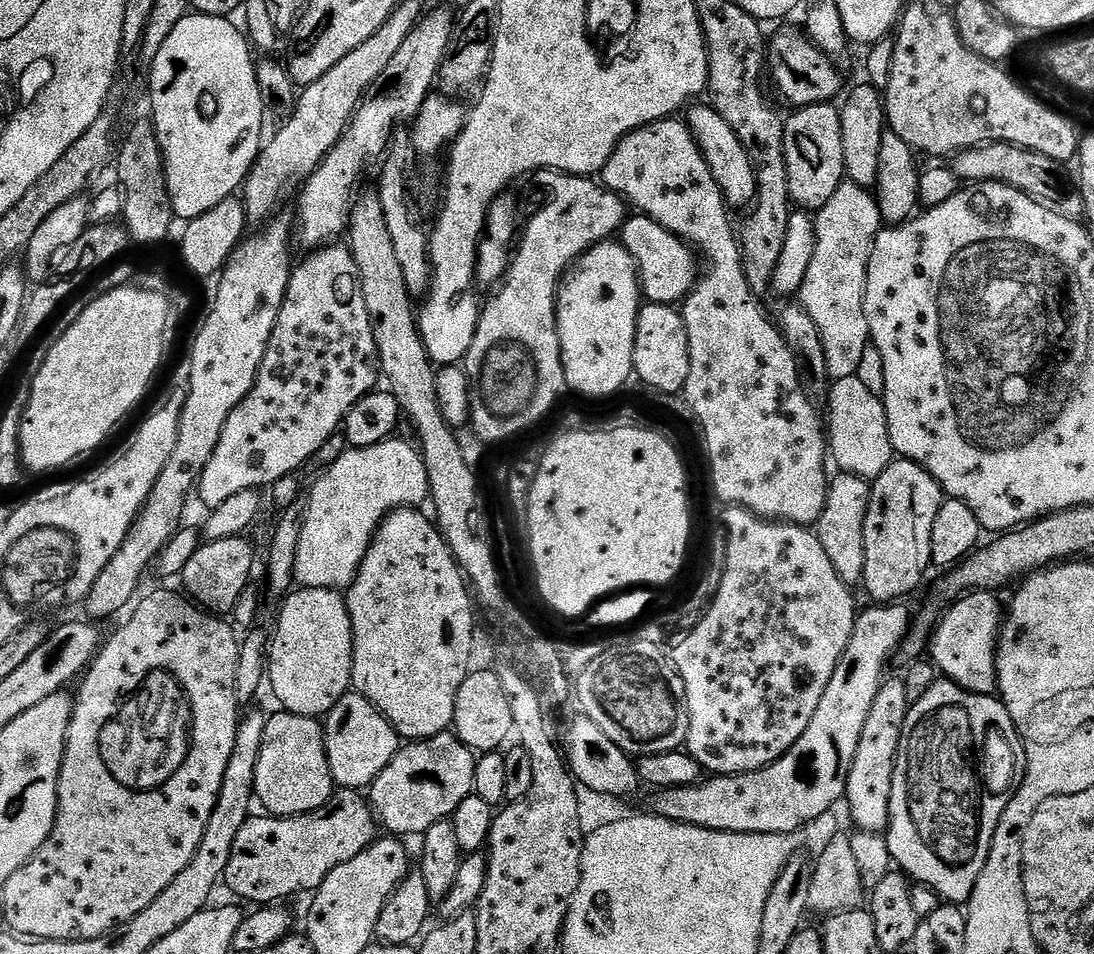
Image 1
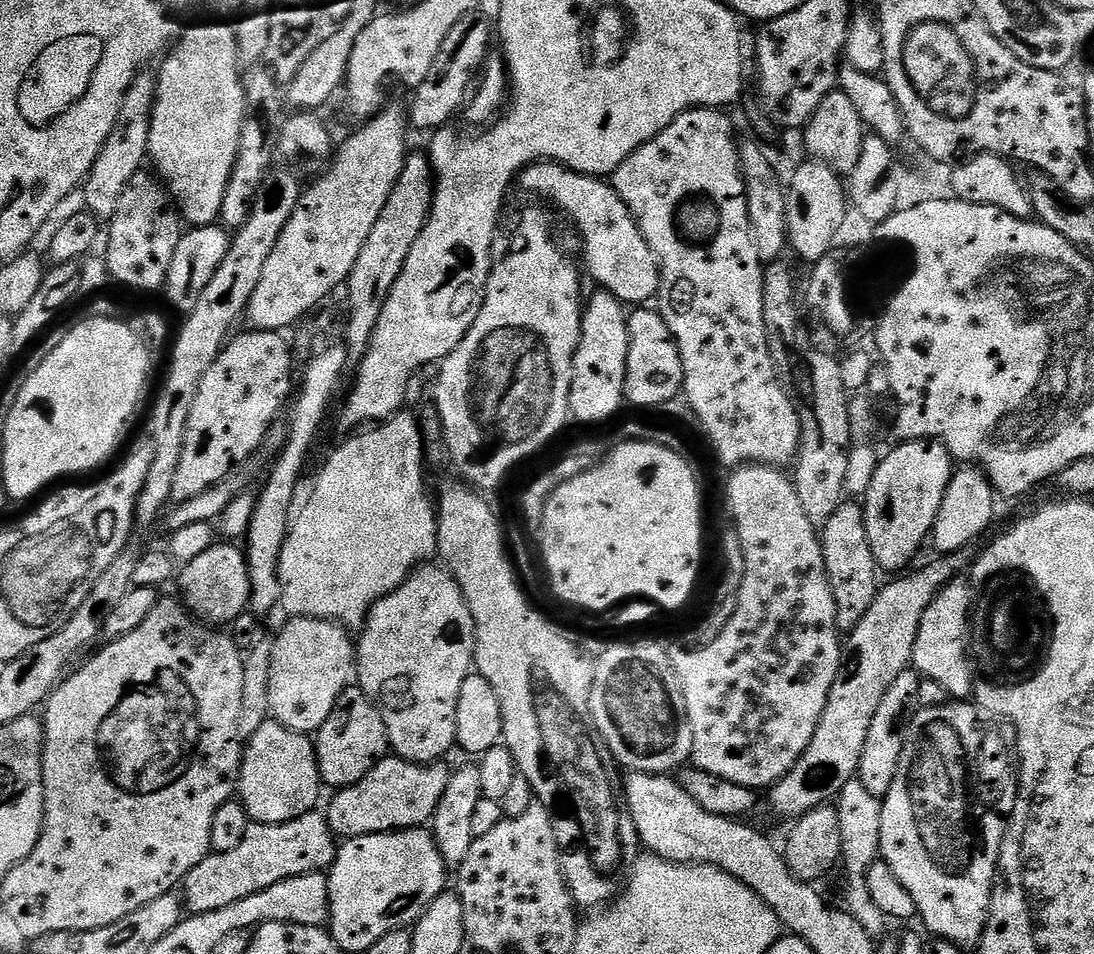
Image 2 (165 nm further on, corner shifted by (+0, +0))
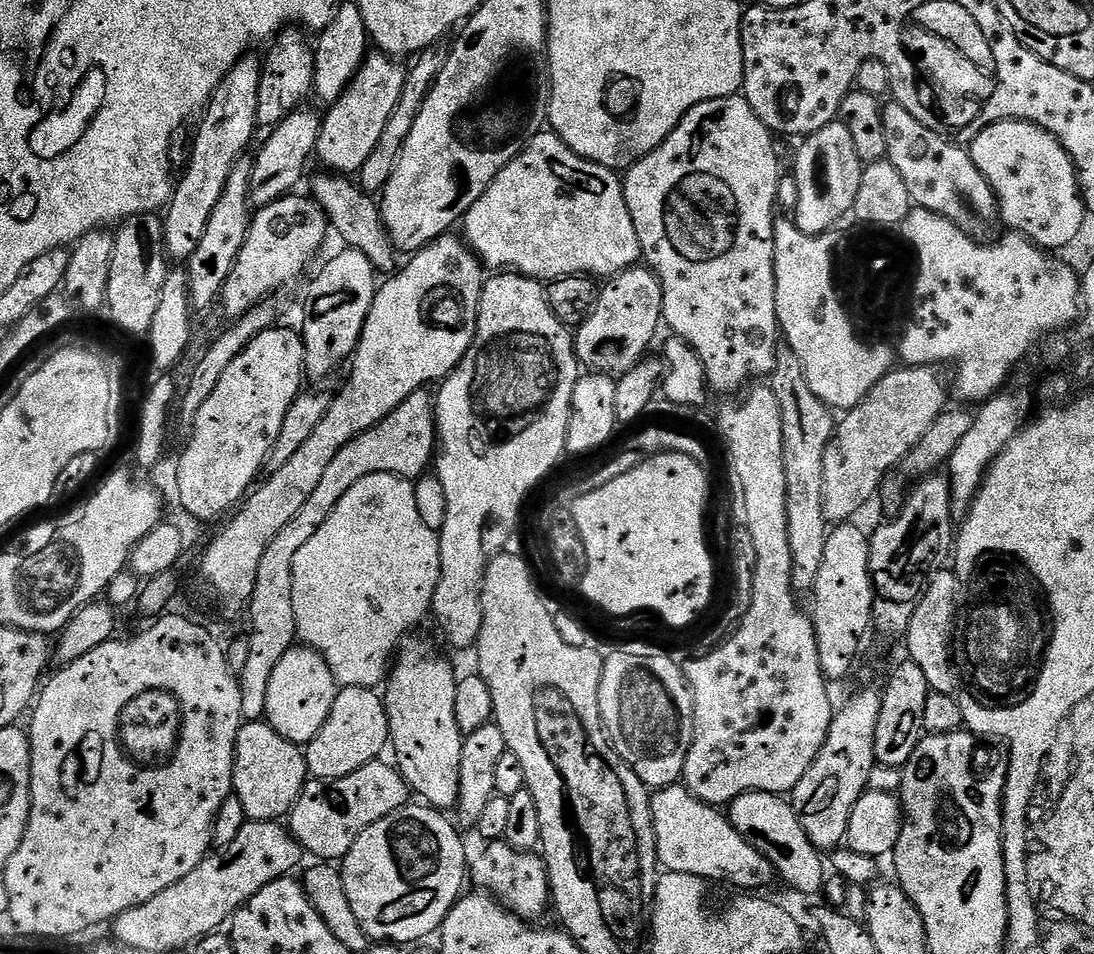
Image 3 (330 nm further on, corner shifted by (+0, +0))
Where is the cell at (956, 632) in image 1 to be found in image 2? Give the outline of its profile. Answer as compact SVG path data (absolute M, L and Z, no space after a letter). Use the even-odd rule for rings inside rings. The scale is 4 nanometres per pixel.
M964 578L951 580L930 602L918 626L918 638L912 647L911 667L926 680L938 682L949 697L964 702L974 692L974 668L970 663L970 648L965 633L970 628L974 592ZM969 588L969 589L968 589ZM964 632L964 636L963 636Z

